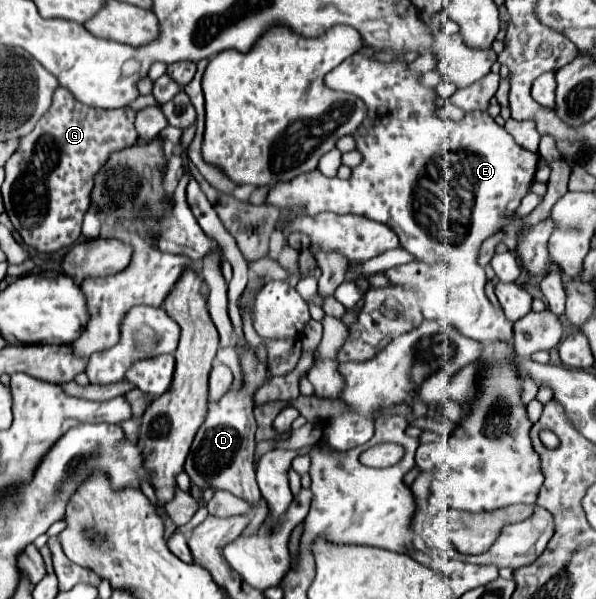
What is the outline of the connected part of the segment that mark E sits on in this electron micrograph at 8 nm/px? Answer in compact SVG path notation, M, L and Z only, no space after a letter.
M354 54L336 66L328 76L326 84L334 90L342 90L362 98L368 106L368 116L354 132L356 146L364 160L352 170L348 180L327 178L318 169L306 172L290 182L280 182L270 188L266 198L268 204L278 208L302 206L306 216L318 212L336 214L360 214L370 220L390 226L398 238L400 246L416 256L420 262L440 262L446 260L446 282L450 292L448 316L452 324L464 334L482 344L492 342L512 342L512 322L506 320L500 308L496 308L484 294L486 274L484 268L476 264L478 246L492 234L496 234L510 220L510 214L518 208L520 200L530 192L538 154L530 152L514 142L514 138L494 122L488 112L468 112L464 120L450 122L434 112L434 100L438 98L434 88L424 88L418 82L420 74L410 72L406 62L376 62L368 56Z

